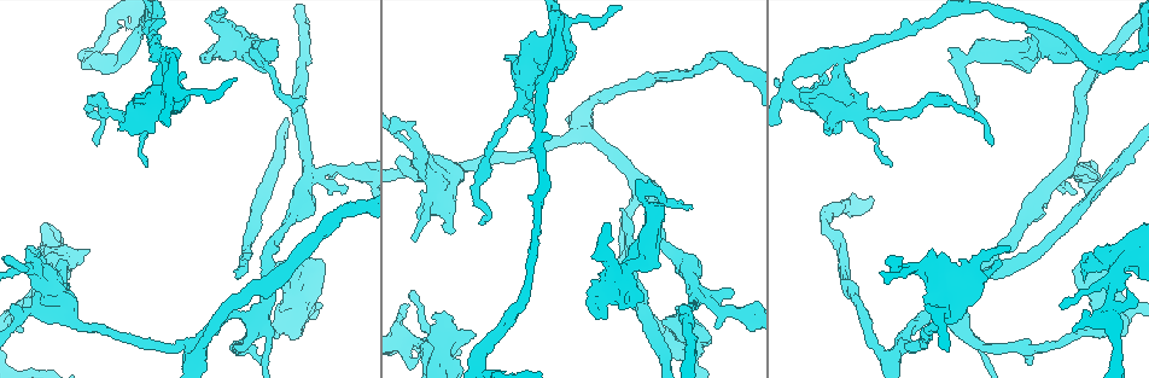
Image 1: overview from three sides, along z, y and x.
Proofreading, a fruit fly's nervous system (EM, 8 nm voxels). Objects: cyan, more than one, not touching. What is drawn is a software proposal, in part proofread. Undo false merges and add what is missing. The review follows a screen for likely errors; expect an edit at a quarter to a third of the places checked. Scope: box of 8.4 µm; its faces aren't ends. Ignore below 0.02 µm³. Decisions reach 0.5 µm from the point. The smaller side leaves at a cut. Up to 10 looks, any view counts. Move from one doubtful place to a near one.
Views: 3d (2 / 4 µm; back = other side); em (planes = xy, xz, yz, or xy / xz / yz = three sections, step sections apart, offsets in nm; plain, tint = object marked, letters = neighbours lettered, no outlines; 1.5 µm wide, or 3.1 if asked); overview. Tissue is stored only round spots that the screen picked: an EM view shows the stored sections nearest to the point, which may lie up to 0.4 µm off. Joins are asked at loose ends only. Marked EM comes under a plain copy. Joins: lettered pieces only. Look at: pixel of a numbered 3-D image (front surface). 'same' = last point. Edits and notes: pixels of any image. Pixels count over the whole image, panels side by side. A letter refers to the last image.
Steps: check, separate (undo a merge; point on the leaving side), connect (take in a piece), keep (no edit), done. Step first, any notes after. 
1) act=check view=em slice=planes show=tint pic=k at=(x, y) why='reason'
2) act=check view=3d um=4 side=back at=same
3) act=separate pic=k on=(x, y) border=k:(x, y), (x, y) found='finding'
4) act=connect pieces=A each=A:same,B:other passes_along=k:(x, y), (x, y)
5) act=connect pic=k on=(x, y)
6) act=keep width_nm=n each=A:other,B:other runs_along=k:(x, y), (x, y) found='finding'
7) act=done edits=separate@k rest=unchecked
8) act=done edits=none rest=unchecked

act=check view=em slice=xz step=8 show=tint pic=1 at=(590, 282) why='an open end'

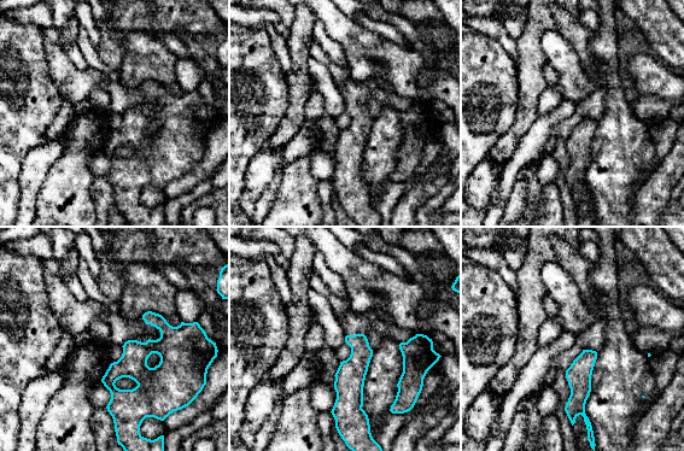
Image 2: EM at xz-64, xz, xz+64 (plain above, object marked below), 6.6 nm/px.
act=check view=em slice=planes show=letters at=same why='cut it another way'

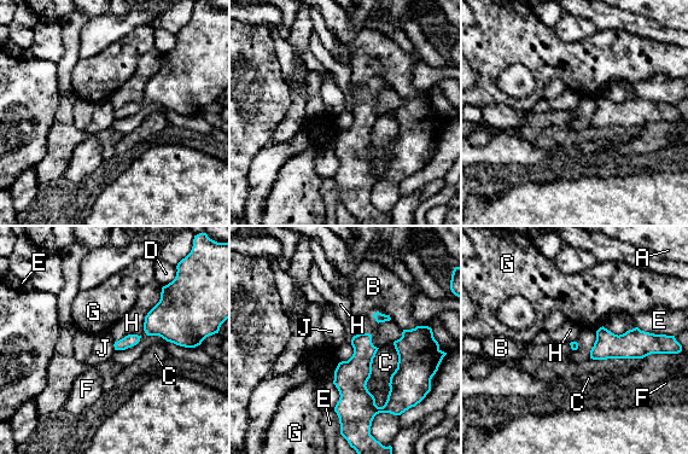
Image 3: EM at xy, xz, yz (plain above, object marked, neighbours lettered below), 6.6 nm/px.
act=keep each=A:other,B:other,C:other,D:other,E:other,F:other,G:other,H:other,J:other found='no lettered piece goes on from it'

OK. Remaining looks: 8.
act=check view=em slice=planes show=letters pic=1 at=(622, 210) why='end of a long branch'

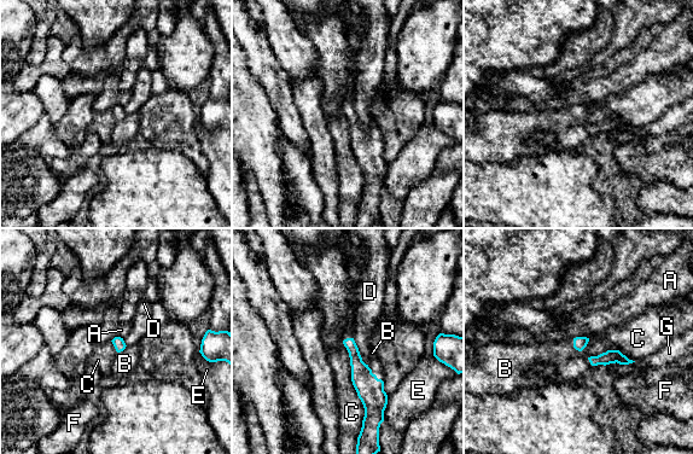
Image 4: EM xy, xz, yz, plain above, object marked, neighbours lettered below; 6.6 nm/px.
act=connect pic=4 on=(124, 364) each=A:other,B:same,C:other,D:other,E:other,F:other,G:other passes_along=4:(118, 343), (122, 350), (124, 364) found='it goes on there'

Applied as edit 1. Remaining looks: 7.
act=check view=overview

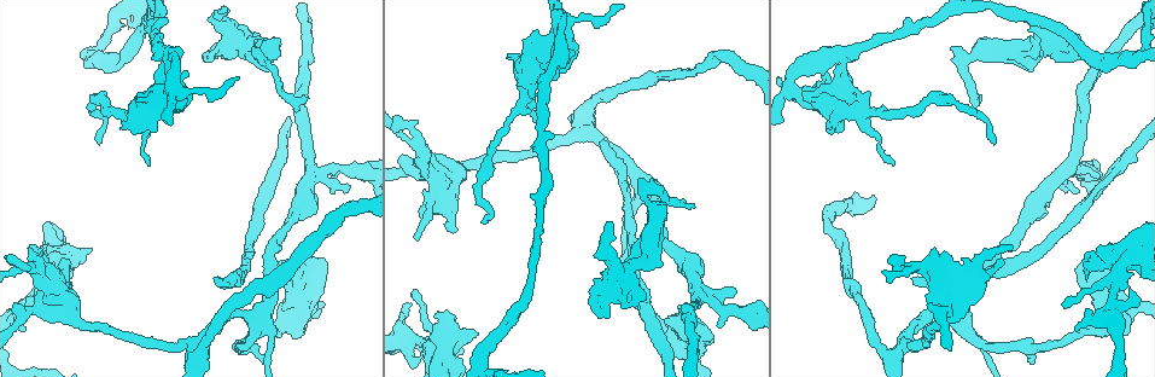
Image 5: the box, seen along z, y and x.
act=check view=em slice=yz step=4 show=letters pic=5 at=(476, 332) why='stops while still wide'

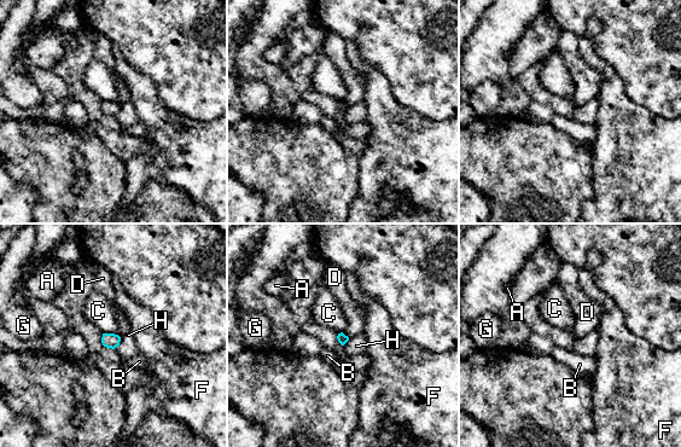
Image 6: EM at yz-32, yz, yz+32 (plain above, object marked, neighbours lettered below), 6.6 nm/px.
act=check view=em slice=planes show=letters at=same why='cut it another way'

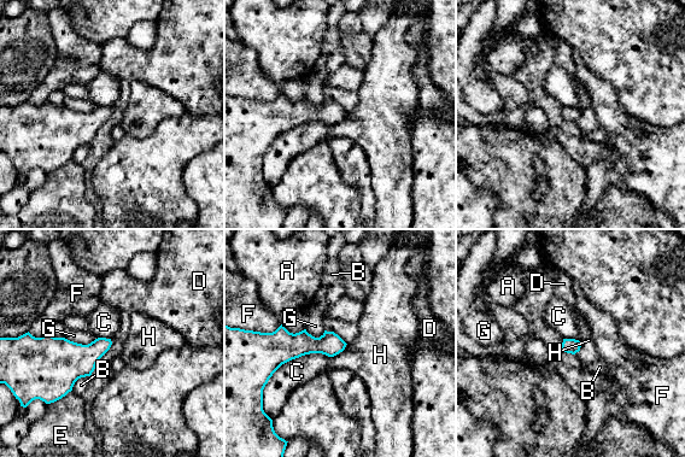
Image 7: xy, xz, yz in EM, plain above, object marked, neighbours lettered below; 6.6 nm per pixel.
act=keep longest_contact=C:460nm each=A:other,B:other,C:other,D:other,E:other,F:other,G:other,H:other border=7:(347, 344), (332, 357) found='no lettered piece goes on from it'

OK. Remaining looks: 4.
act=check view=3d um=2 side=back pic=5 at=(981, 97) why='thin end'

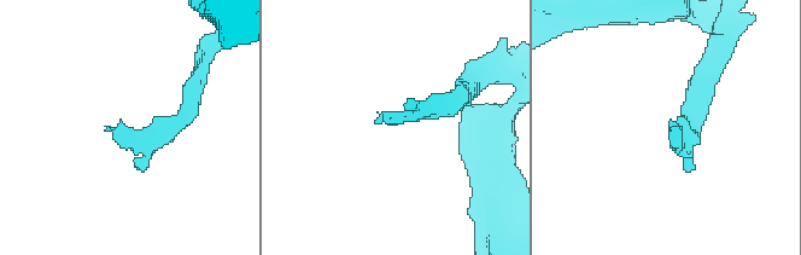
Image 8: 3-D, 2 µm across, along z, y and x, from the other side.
act=check view=em slice=xz step=8 show=letters pic=8 at=(111, 131) why='need the tissue'

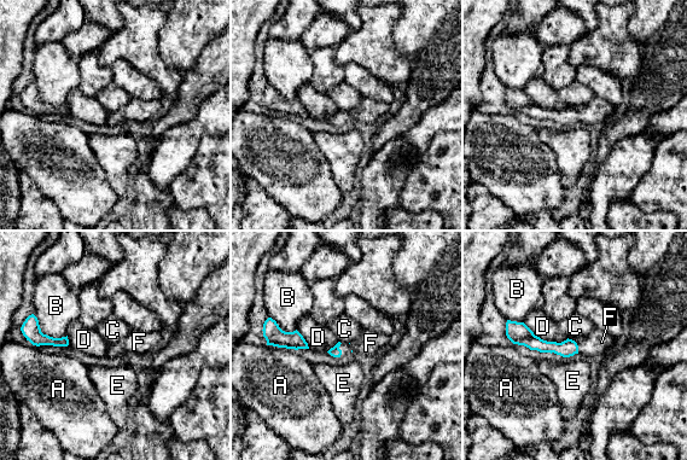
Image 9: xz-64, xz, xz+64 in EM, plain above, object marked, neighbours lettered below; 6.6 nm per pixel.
act=check view=em slice=planes show=letters at=same why='cut it another way'

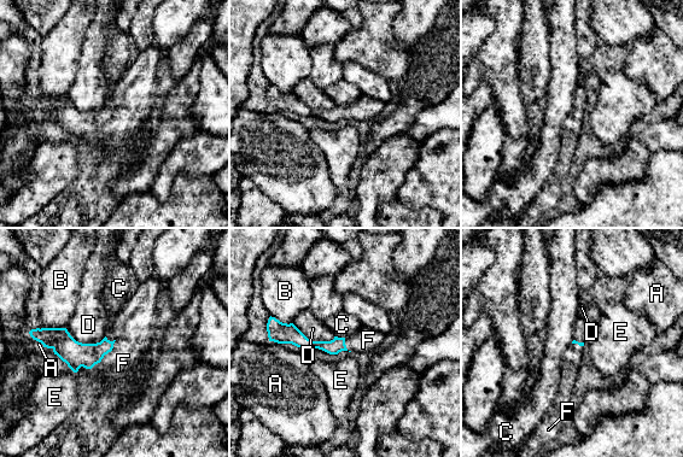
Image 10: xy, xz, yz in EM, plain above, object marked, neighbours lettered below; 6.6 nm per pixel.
act=connect pic=10 on=(123, 363) each=A:other,B:other,C:other,D:other,E:other,F:same found='the cell continues'

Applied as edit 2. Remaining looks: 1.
act=check view=em slice=yz step=4 show=letters pic=5 at=(735, 288) why='branch stops here'

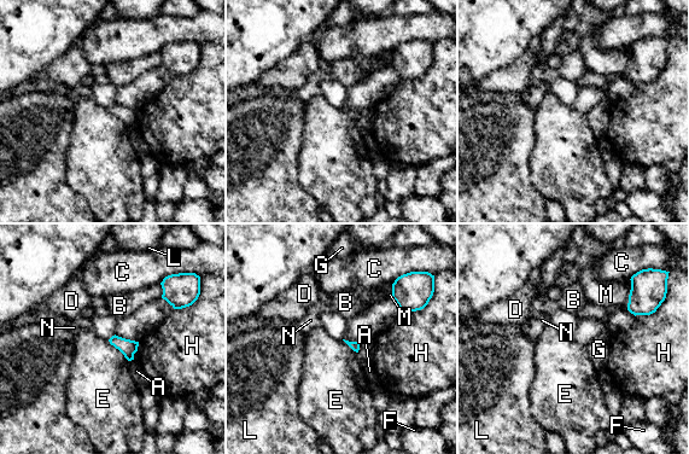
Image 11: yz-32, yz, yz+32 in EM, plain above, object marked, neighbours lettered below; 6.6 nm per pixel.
act=keep each=A:other,B:other,C:other,D:other,E:other,F:other,G:other,H:other,L:other,M:other,N:other border=11:(107, 341), (128, 361) found='no lettered piece goes on from it'

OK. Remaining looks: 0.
act=done edits=connect@4,connect@10 rest=unchecked

